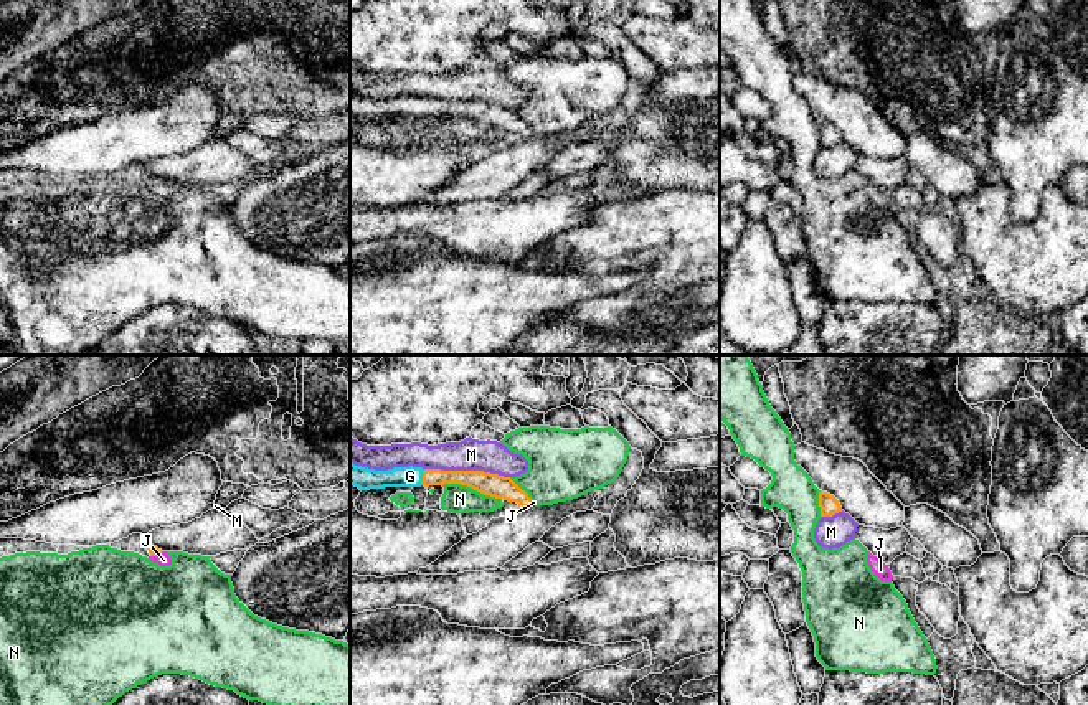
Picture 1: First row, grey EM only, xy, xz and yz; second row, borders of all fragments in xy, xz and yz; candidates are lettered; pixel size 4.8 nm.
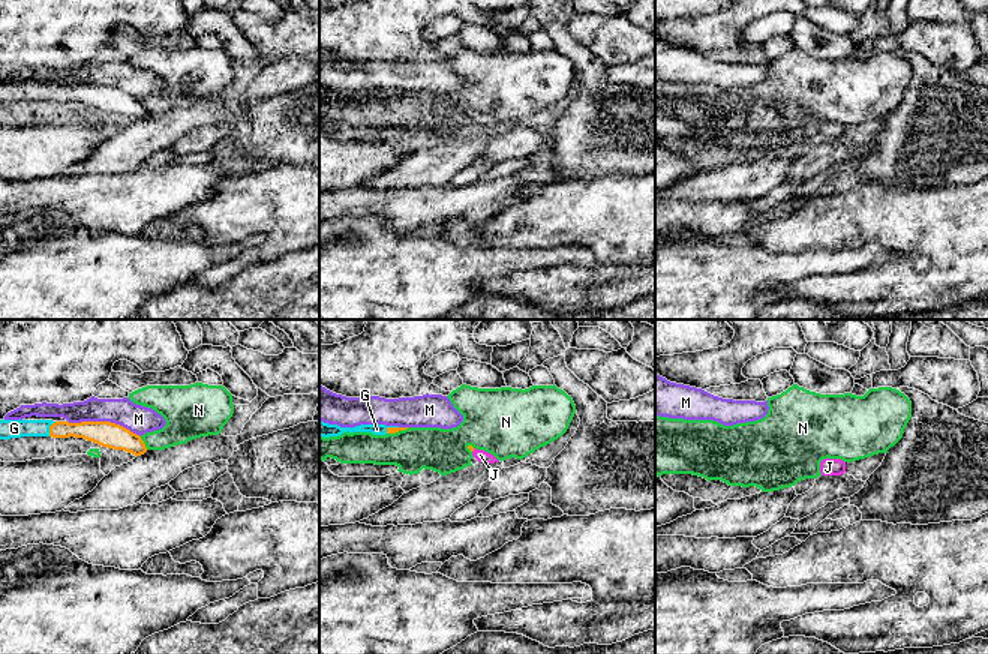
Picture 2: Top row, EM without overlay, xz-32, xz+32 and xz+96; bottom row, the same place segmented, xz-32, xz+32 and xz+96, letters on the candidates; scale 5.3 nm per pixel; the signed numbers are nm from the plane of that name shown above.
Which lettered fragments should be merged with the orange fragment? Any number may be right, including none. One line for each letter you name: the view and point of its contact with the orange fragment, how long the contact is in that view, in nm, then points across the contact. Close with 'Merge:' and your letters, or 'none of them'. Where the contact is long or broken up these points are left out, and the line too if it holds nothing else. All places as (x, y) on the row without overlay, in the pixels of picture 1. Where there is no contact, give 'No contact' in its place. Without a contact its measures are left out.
G: Touches orange at xz (423, 108). Shared border 80 nm. Path across: xz (474, 109), (423, 108), (410, 106)
J: Touches orange at xy (156, 185). Shared border 70 nm. Path across: xy (154, 182), (156, 185), (164, 190)
Merge: G, J

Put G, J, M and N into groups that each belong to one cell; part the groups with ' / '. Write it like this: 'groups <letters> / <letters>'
groups G J / M / N

